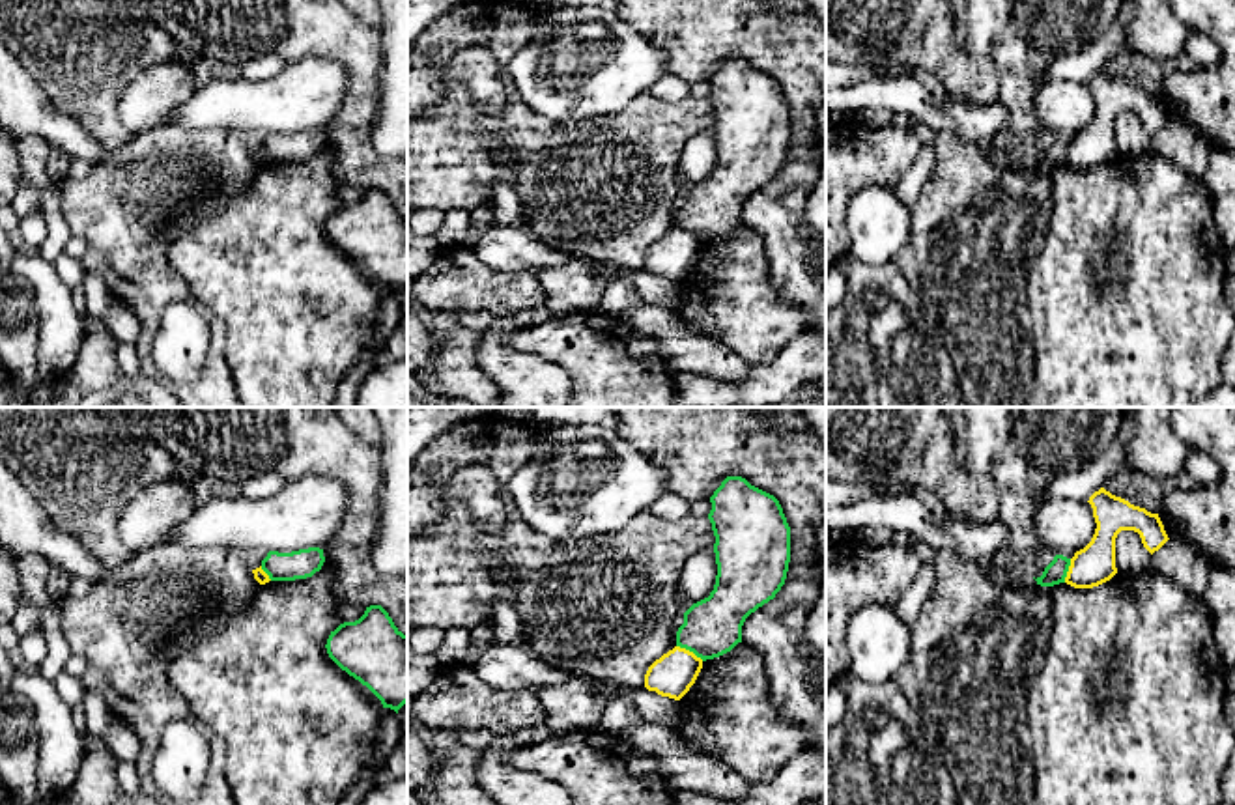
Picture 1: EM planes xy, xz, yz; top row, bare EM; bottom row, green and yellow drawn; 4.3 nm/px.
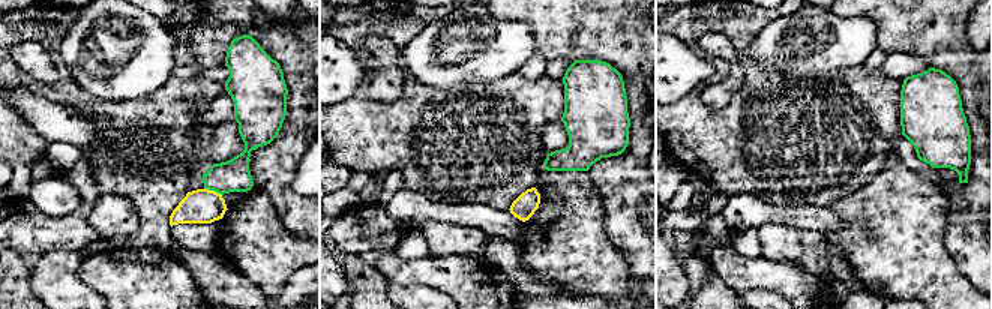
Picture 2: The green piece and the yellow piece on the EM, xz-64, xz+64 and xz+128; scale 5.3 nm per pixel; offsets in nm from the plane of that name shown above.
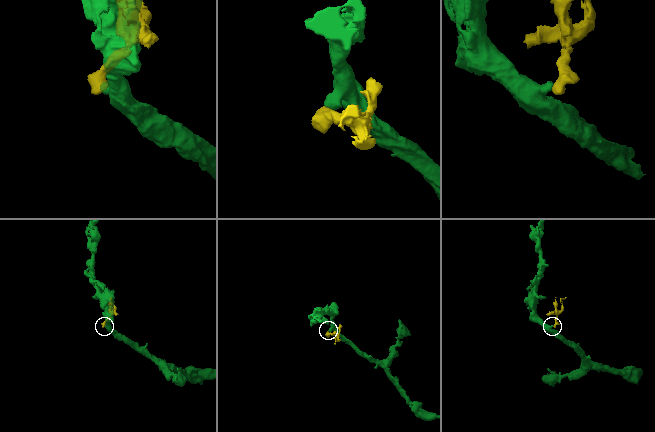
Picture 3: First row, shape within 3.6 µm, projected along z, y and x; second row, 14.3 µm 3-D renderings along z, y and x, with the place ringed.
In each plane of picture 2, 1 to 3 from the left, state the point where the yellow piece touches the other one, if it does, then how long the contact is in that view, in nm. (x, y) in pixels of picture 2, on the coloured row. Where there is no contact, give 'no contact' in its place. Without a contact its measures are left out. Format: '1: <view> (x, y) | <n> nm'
1: xz-64 (213, 189) | 110 nm
2: no contact
3: no contact

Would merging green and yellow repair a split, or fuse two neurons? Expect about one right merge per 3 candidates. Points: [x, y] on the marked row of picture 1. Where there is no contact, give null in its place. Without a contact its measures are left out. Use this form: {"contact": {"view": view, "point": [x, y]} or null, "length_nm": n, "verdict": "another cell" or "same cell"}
{"contact": {"view": "xz", "point": [690, 650]}, "length_nm": 140, "verdict": "another cell"}

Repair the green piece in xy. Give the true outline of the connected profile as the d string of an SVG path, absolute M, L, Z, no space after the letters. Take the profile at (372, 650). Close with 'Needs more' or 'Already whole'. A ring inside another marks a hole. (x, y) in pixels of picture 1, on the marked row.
M381 605L366 607L355 622L344 622L327 639L329 657L398 713L407 702L407 635Z. Already whole

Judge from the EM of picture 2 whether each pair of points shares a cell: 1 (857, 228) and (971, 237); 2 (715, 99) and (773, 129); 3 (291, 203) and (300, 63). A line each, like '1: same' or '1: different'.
1: different
2: different
3: same

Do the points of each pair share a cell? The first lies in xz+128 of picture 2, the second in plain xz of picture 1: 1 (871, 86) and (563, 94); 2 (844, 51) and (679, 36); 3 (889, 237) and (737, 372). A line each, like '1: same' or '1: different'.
1: different
2: different
3: different

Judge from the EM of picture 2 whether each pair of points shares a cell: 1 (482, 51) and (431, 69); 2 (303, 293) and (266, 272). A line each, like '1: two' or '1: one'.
1: one
2: two

